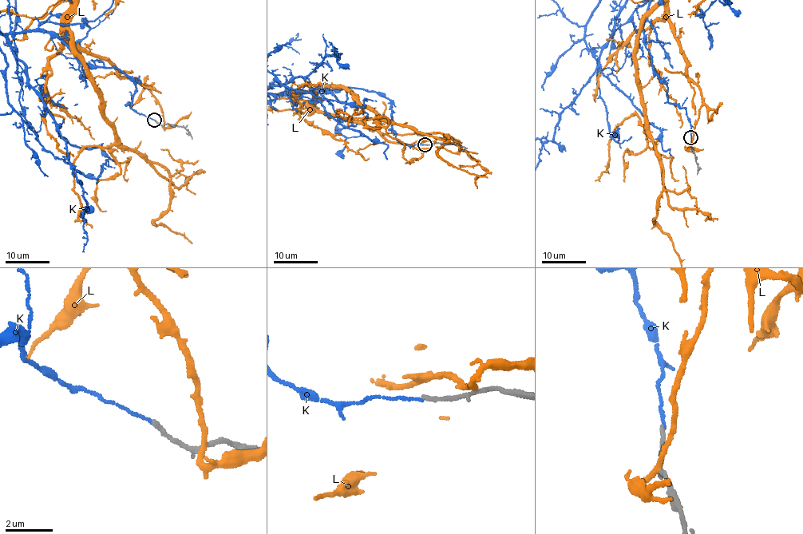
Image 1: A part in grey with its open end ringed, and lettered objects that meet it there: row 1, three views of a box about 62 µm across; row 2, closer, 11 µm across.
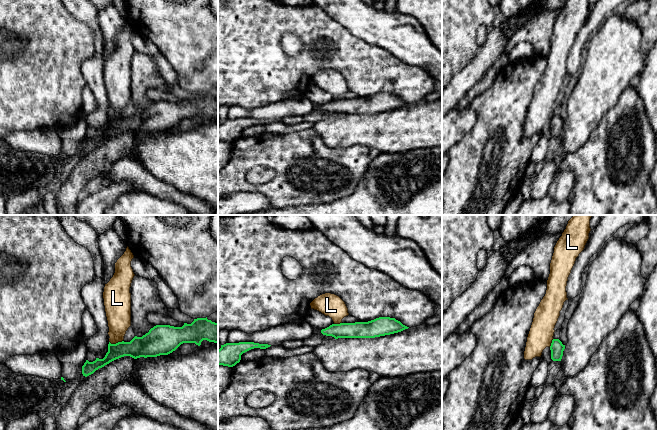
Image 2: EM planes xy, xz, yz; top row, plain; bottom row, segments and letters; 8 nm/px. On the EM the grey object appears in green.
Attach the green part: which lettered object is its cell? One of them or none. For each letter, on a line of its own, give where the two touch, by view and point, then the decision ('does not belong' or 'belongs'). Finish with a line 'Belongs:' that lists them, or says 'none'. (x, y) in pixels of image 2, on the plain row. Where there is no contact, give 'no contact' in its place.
K: no contact; does not belong
L: contact xy (116, 119); does not belong
Belongs: none

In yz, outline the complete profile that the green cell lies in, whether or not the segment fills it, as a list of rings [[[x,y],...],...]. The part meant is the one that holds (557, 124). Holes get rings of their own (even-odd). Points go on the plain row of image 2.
[[[553,115],[550,122],[551,135],[553,137],[561,137],[564,125],[565,121],[559,115]]]

